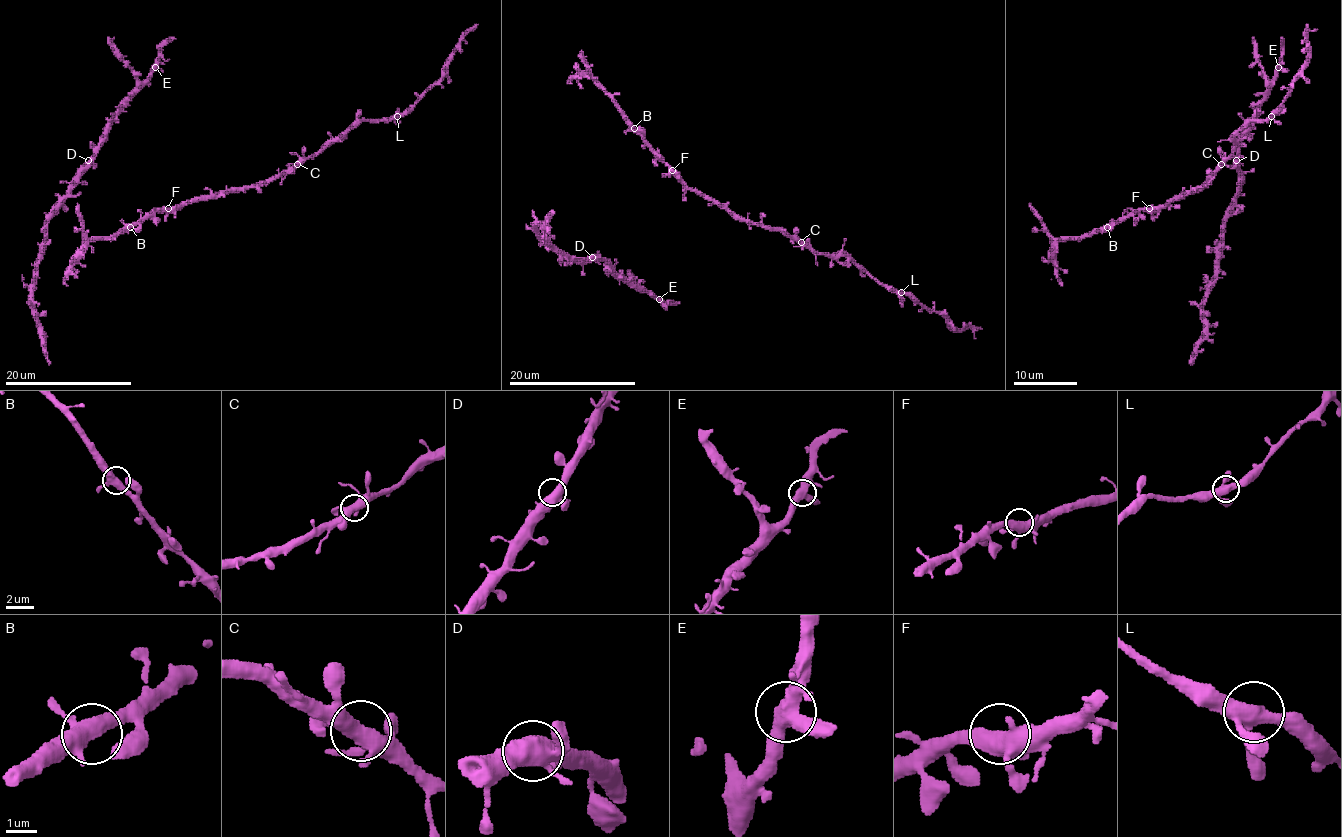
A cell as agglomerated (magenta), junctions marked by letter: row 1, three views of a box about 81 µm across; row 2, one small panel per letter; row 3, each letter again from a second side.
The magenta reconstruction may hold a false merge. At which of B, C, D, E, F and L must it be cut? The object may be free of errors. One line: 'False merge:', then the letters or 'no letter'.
False merge: no letter

